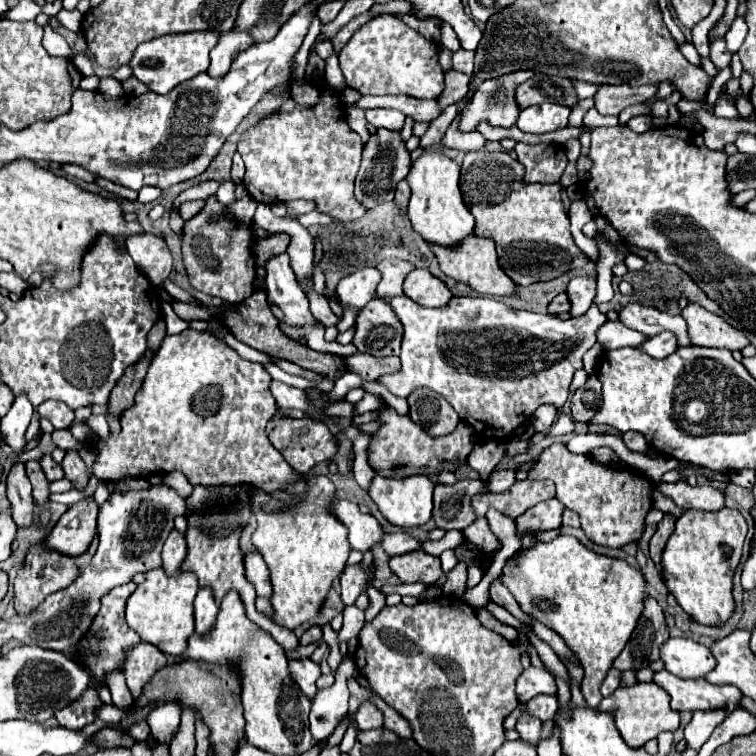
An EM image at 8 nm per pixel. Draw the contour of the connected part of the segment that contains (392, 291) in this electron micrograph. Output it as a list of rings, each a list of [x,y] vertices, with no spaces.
[[[386,258],[376,268],[382,274],[382,280],[378,284],[378,294],[380,296],[398,296],[398,294],[402,294],[402,282],[404,282],[406,274],[414,266],[410,262],[406,262],[406,260]]]

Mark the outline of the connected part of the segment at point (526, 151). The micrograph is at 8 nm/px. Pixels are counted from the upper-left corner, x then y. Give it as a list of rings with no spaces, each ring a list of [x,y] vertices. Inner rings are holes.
[[[518,142],[514,148],[518,160],[526,168],[524,180],[528,184],[532,182],[544,182],[554,184],[564,174],[564,168],[568,160],[564,160],[564,150],[556,148],[552,144],[522,144]],[[550,148],[550,152],[546,152]]]

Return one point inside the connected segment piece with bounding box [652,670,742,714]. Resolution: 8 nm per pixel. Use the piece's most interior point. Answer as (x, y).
(686, 694)

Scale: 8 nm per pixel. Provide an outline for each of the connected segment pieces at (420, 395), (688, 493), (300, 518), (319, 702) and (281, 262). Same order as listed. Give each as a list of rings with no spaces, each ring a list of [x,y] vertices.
[[[418,388],[418,390],[414,390],[408,398],[408,406],[410,406],[410,418],[418,424],[422,424],[422,428],[430,434],[430,436],[444,436],[446,432],[452,432],[456,426],[458,426],[458,422],[460,422],[460,418],[458,418],[458,414],[454,412],[454,408],[444,400],[444,396],[440,396],[438,392],[434,392],[434,390],[430,390],[430,388]]]
[[[678,480],[674,484],[660,484],[660,492],[670,496],[680,508],[698,508],[716,512],[724,506],[724,494],[710,484],[690,486],[686,480]]]
[[[304,476],[308,482],[308,492],[306,494],[288,494],[288,492],[272,492],[272,496],[282,498],[282,500],[296,500],[296,506],[284,512],[266,512],[266,510],[256,510],[256,518],[258,518],[258,528],[252,534],[252,544],[256,546],[256,550],[262,554],[262,558],[268,564],[270,570],[270,580],[272,580],[272,596],[270,596],[270,604],[272,604],[272,618],[278,626],[284,626],[288,630],[296,630],[298,626],[302,626],[304,622],[308,622],[312,616],[318,616],[328,590],[334,582],[336,576],[340,576],[342,568],[346,566],[348,554],[350,554],[350,544],[348,544],[348,530],[346,526],[342,526],[334,514],[330,512],[330,502],[334,500],[334,484],[326,478],[326,476],[318,476],[318,478],[308,478]]]
[[[344,657],[338,667],[336,682],[330,688],[318,690],[312,700],[310,710],[310,730],[316,740],[326,740],[332,736],[336,726],[348,714],[348,686],[350,677],[357,678],[359,671],[348,657]]]
[[[284,254],[272,256],[266,264],[266,290],[268,296],[282,308],[284,324],[304,326],[314,322],[314,316],[308,308],[308,298],[296,282],[296,276],[290,268],[290,258]]]

